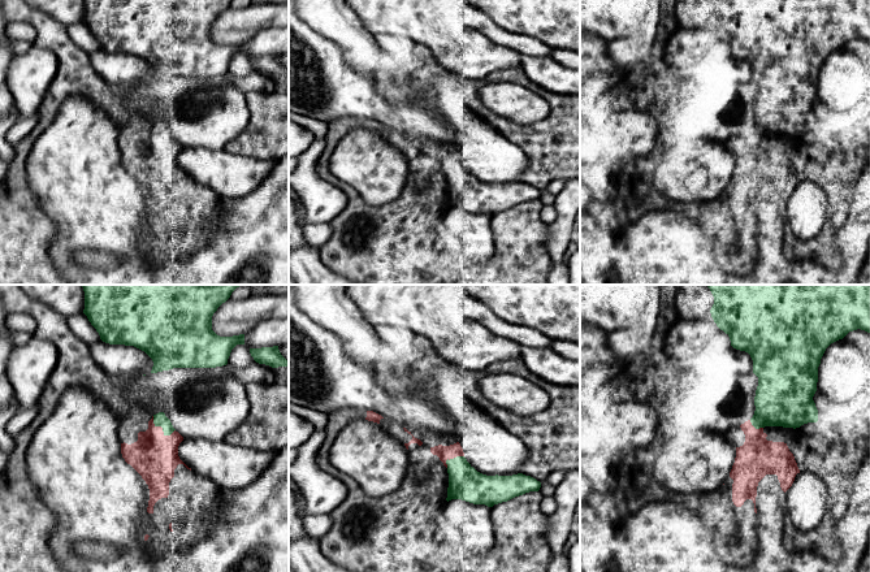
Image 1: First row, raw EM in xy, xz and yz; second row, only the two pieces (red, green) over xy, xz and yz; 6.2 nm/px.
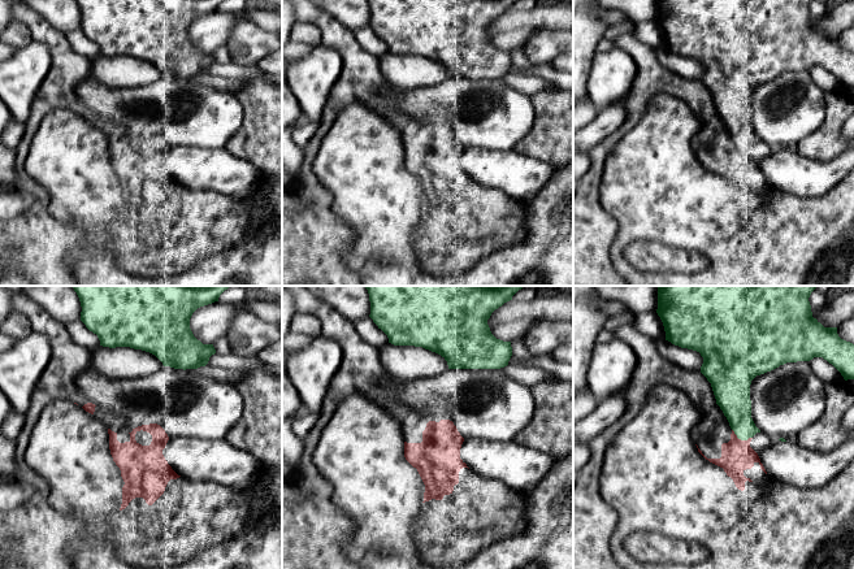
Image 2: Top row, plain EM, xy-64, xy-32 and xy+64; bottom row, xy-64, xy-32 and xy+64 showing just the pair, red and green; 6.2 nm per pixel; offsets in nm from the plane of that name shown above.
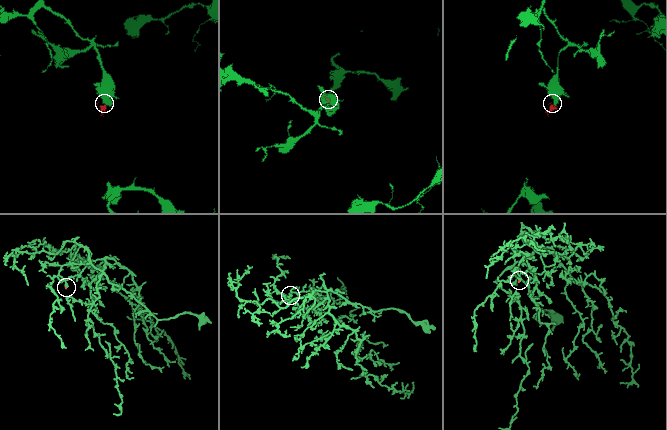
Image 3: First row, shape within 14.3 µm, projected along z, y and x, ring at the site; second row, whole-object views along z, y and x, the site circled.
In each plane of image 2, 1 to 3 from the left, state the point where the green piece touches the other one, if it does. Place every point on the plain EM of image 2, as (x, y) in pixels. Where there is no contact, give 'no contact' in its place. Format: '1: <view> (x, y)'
1: no contact
2: no contact
3: xy+64 (740, 148)

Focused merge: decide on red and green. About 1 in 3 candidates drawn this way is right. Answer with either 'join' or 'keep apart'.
keep apart

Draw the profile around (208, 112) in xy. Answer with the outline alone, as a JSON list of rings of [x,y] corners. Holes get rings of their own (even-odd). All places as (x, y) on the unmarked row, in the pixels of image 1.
[[[226,74],[173,77],[137,84],[124,95],[124,109],[151,125],[164,121],[183,147],[225,150],[248,125],[247,95]]]

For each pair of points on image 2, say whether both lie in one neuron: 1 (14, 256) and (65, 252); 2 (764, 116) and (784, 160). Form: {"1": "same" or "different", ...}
{"1": "different", "2": "different"}

